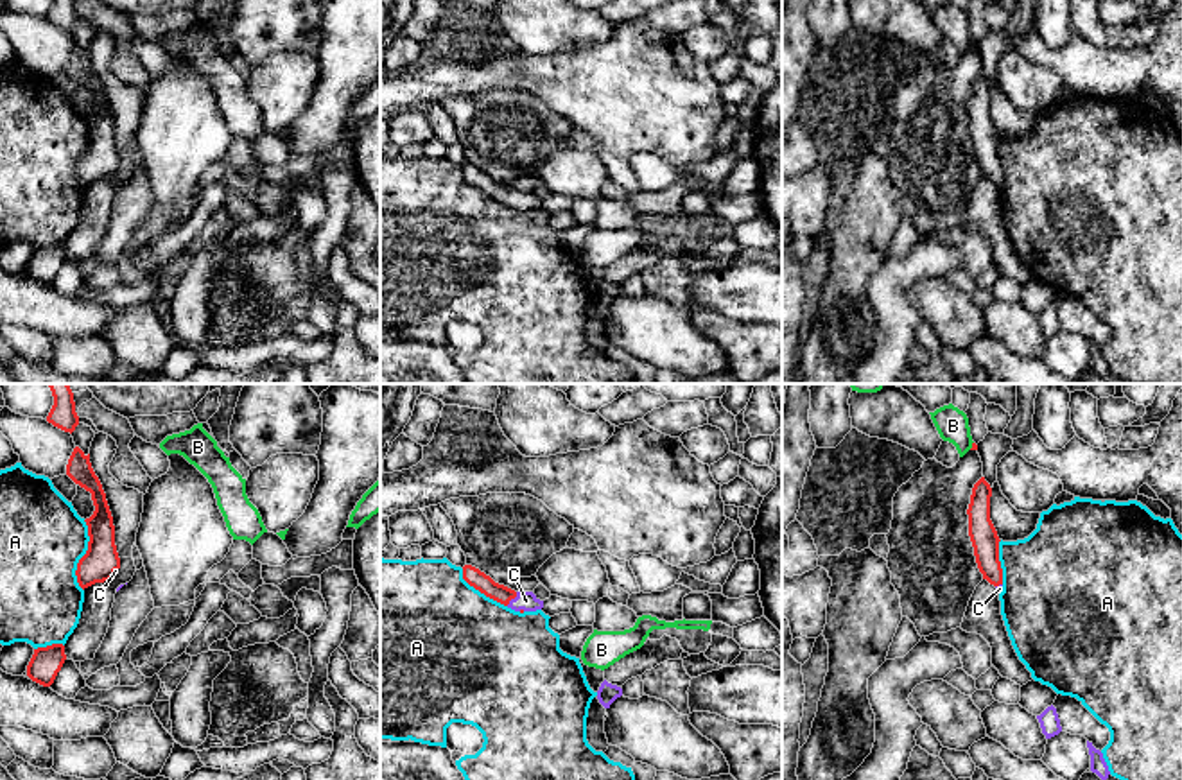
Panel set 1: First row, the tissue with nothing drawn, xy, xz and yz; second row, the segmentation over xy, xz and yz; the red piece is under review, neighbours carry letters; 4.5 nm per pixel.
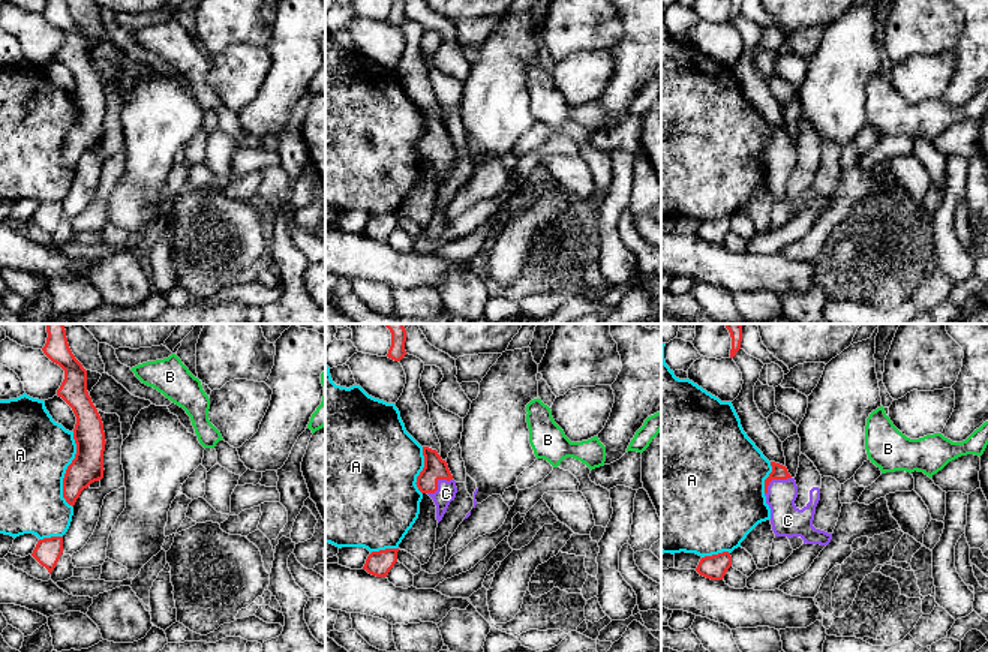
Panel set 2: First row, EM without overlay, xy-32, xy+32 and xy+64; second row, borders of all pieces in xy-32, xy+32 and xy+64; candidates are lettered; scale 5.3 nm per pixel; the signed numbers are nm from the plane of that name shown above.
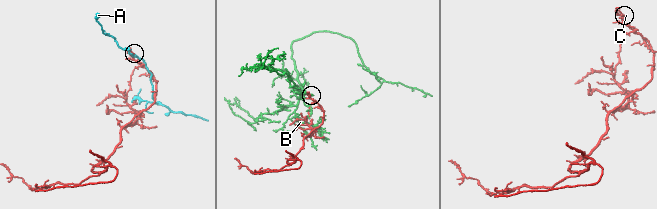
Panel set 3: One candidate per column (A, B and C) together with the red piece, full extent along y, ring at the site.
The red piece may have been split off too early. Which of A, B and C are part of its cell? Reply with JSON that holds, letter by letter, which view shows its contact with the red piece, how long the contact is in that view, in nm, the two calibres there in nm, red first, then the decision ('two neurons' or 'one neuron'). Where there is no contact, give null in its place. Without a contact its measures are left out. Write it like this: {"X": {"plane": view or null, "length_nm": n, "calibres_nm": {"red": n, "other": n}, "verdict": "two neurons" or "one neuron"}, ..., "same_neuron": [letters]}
{"A": {"plane": "xy", "length_nm": 320, "calibres_nm": {"red": 160, "other": 380}, "verdict": "two neurons"}, "B": {"plane": "yz", "length_nm": 40, "calibres_nm": {"red": 30, "other": 140}, "verdict": "two neurons"}, "C": {"plane": "xz", "length_nm": 80, "calibres_nm": {"red": 80, "other": 90}, "verdict": "one neuron"}, "same_neuron": ["C"]}

